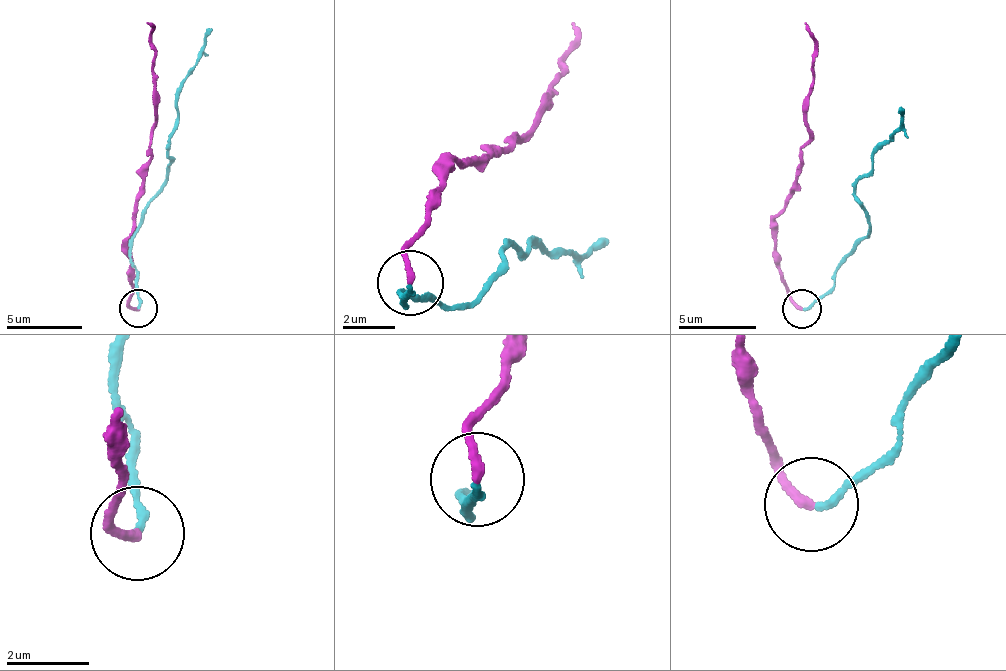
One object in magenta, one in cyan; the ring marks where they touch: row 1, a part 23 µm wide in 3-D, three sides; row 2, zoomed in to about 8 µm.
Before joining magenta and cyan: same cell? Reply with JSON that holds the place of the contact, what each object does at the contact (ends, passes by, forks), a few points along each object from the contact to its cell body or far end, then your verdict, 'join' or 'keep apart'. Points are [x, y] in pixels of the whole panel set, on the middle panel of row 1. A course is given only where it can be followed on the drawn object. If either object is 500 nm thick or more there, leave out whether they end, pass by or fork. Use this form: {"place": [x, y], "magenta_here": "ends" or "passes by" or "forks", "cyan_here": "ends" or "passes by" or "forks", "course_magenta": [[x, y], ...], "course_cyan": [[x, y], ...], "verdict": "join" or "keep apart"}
{"place": [410, 282], "magenta_here": "ends", "cyan_here": "ends", "course_magenta": [[409, 280], [406, 256], [456, 156], [461, 164], [518, 137], [570, 55], [571, 24]], "course_cyan": [[409, 286], [400, 304], [405, 290], [460, 307], [509, 240], [524, 253], [533, 238], [572, 256], [606, 247]], "verdict": "keep apart"}

